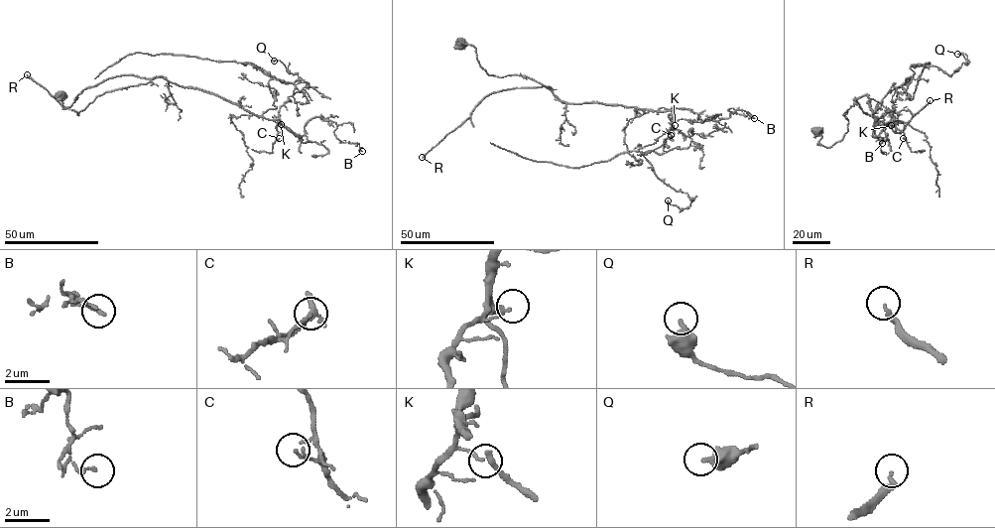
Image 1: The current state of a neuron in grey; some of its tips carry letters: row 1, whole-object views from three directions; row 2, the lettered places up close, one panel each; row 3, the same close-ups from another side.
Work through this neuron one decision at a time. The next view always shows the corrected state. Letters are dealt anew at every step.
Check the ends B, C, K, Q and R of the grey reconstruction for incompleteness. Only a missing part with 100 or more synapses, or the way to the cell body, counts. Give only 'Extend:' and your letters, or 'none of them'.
Extend: R

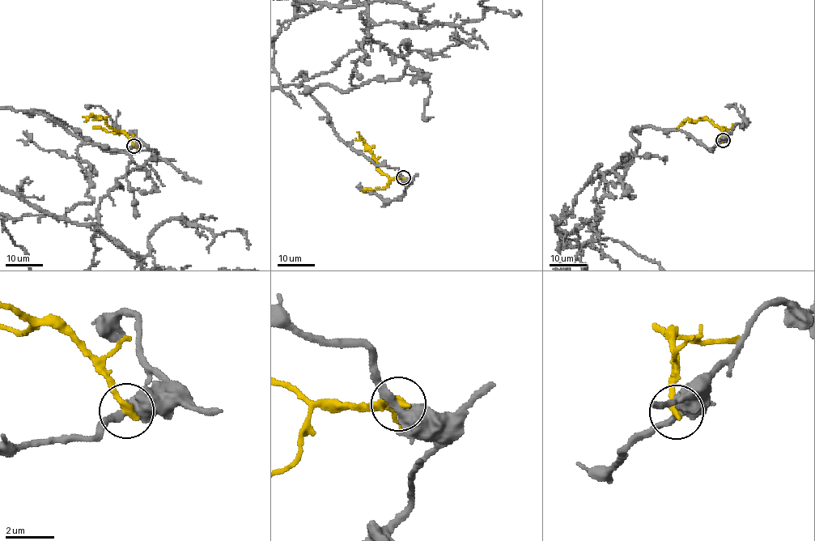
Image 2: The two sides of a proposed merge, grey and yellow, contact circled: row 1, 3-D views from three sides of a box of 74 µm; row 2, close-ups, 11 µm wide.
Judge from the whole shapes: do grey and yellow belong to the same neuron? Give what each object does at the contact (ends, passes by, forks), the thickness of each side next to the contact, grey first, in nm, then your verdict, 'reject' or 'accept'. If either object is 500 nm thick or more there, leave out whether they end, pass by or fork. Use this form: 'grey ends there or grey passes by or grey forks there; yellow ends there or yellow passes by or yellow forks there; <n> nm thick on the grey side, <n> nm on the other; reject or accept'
grey passes by; yellow ends there; 400 nm thick on the grey side, 340 nm on the other; reject

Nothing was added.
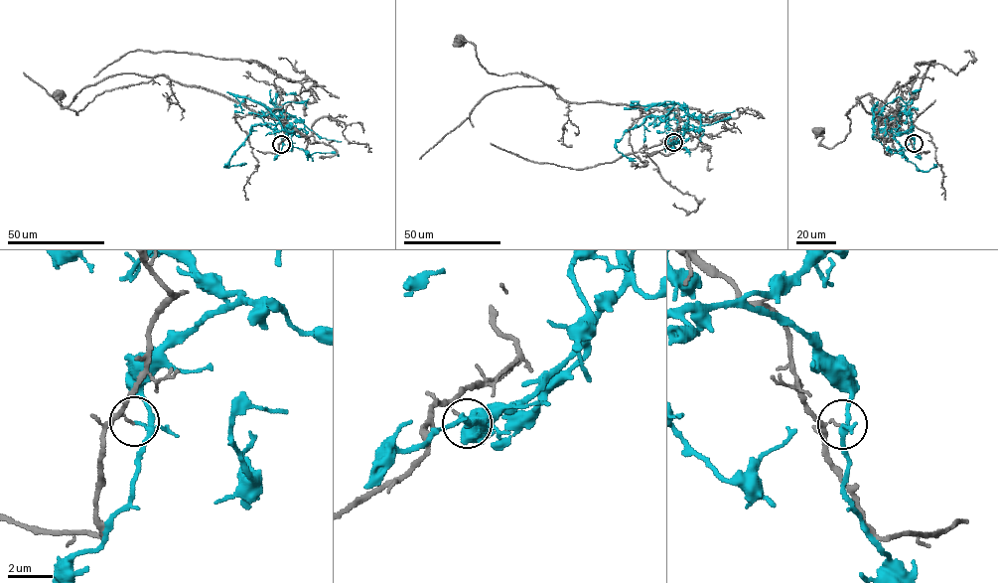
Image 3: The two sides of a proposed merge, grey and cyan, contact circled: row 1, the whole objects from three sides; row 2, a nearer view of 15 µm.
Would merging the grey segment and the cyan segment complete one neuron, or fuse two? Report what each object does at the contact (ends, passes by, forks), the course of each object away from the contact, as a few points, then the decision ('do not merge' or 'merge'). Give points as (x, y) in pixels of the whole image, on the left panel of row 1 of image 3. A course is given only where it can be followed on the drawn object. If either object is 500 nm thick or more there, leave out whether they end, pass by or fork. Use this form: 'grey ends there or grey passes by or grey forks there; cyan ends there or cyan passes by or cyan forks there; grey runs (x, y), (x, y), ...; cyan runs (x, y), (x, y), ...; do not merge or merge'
grey ends there; cyan forks there; grey runs (281, 144), (284, 120), (164, 75), (102, 92), (76, 115), (62, 107), (59, 93); cyan runs (281, 144), (293, 130), (285, 131), (279, 123), (252, 125), (225, 166), (246, 163); do not merge

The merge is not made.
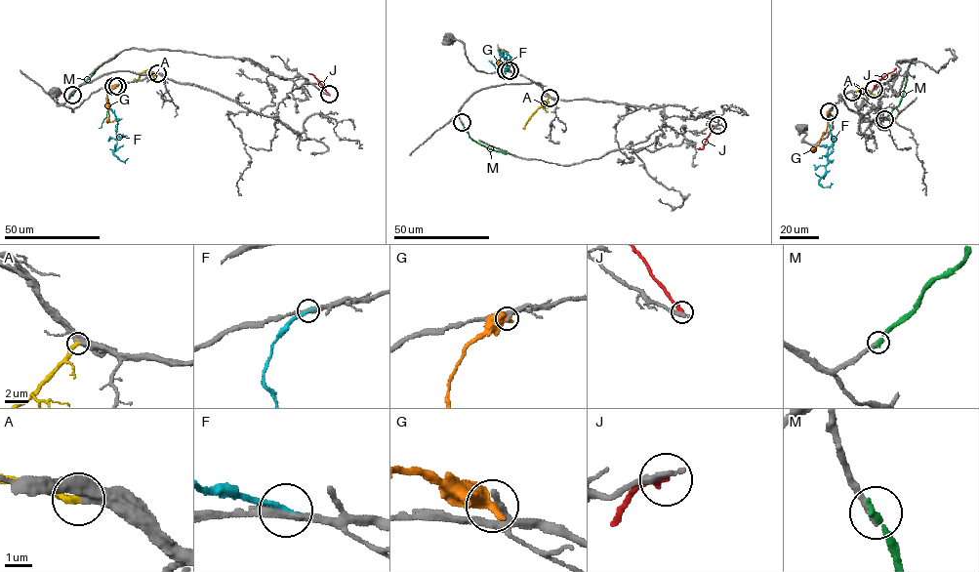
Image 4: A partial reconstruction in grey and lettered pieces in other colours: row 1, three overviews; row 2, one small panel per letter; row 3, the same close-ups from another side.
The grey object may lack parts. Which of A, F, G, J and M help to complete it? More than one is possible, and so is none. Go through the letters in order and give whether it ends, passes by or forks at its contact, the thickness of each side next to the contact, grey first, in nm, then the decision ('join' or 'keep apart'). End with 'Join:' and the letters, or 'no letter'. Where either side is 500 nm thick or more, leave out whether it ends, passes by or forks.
A: 500 nm thick on the grey side, 260 nm on the other; join
F: it ends there; 300 nm thick on the grey side, 220 nm on the other; keep apart
G: 150 nm thick on the grey side, 650 nm on the other; keep apart
J: it ends there; 320 nm thick on the grey side, 240 nm on the other; keep apart
M: it ends there; 320 nm thick on the grey side, 200 nm on the other; keep apart
Join: A

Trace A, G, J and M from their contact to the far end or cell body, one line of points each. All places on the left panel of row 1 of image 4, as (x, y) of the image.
A: (157, 73), (144, 71), (138, 80), (134, 79)
G: (116, 86), (109, 91), (106, 106), (108, 120), (117, 121)
J: (329, 94), (313, 75), (307, 73)
M: (72, 95), (100, 66), (119, 54)

